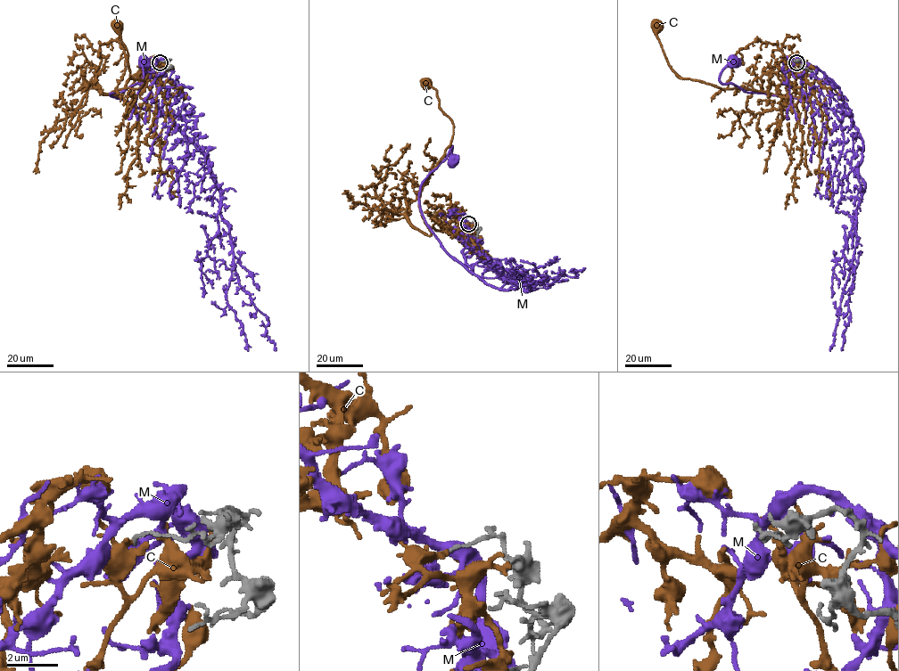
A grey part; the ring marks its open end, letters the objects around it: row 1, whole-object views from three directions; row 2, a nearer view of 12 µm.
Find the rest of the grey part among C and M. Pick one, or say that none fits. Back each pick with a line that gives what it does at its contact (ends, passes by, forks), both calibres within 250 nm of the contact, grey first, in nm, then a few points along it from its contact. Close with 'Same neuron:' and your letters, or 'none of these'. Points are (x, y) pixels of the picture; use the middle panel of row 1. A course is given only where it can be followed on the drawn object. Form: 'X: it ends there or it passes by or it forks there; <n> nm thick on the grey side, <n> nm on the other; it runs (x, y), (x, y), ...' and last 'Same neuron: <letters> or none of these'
M: it forks there; 110 nm thick on the grey side, 300 nm on the other; it runs (468, 224), (475, 236), (462, 254), (470, 272), (426, 223), (419, 198), (421, 183), (452, 146), (452, 159)
Same neuron: M

